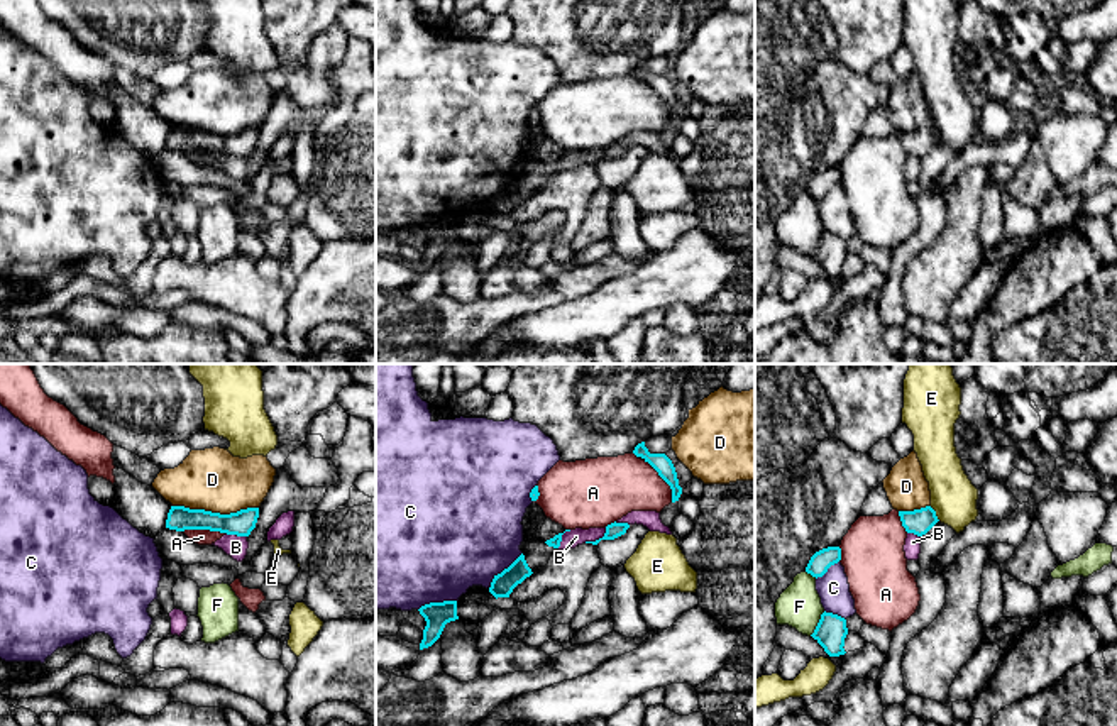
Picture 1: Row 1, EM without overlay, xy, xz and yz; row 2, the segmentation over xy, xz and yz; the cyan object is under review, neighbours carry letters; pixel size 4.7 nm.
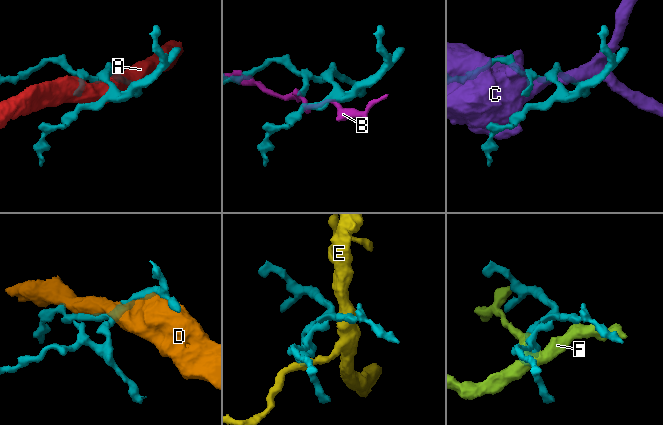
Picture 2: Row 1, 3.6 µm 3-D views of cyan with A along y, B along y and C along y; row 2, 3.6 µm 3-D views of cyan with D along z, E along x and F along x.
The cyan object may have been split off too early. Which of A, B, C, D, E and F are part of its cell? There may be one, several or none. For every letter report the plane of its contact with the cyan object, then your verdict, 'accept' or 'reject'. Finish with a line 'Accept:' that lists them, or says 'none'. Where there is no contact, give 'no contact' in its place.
A: contact in xz; reject
B: contact in xz; reject
C: contact in xz; reject
D: contact in xy; reject
E: contact in yz; reject
F: contact in yz; reject
Accept: none

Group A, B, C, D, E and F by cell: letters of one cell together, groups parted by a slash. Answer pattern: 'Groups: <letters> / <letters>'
Groups: A / B / C E / D / F

